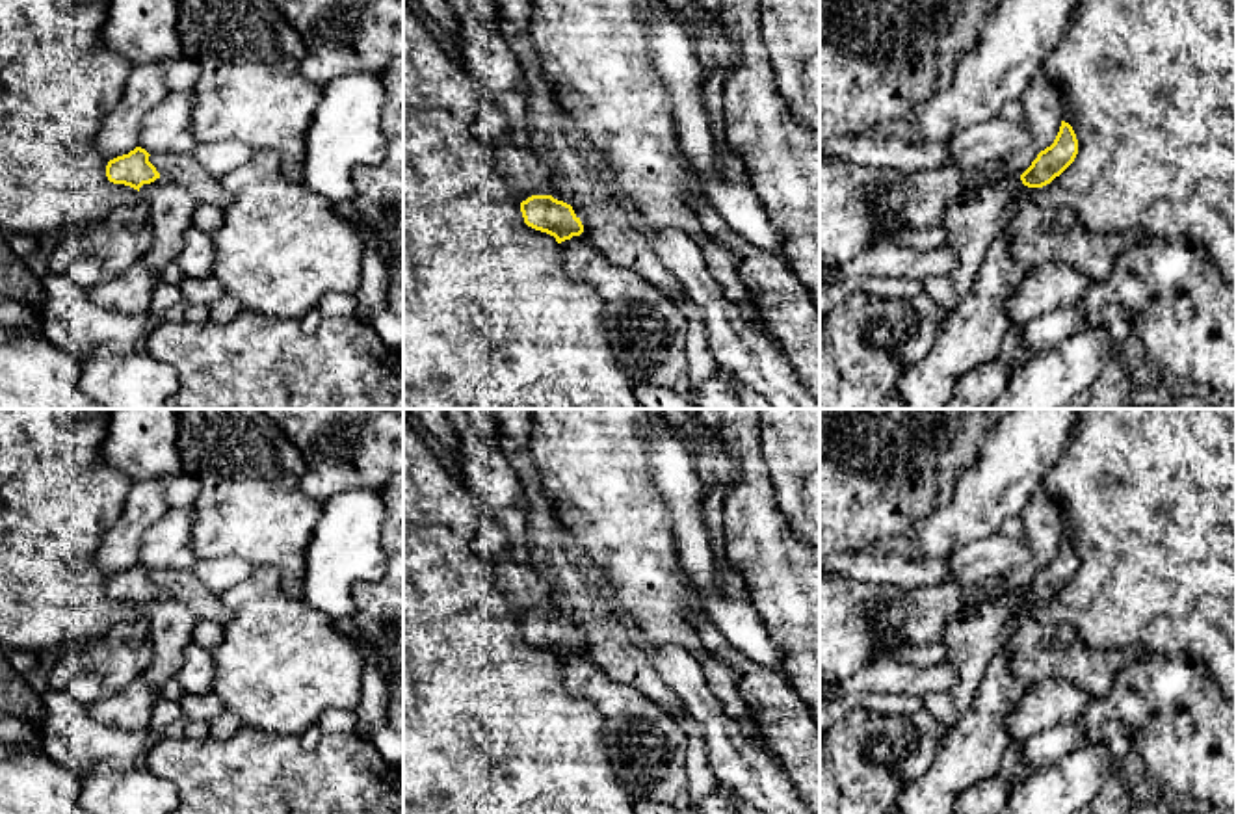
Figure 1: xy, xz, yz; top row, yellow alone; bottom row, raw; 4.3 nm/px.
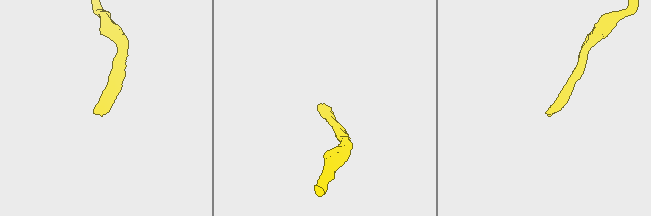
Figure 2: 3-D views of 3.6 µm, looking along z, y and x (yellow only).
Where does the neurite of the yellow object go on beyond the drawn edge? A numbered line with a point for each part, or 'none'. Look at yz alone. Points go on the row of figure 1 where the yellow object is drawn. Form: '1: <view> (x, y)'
1: yz (971, 225)

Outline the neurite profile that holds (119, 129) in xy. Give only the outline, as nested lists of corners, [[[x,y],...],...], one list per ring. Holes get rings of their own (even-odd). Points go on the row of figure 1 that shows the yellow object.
[[[164,63],[134,67],[119,104],[110,110],[95,139],[106,164],[139,147],[141,121],[169,93]]]

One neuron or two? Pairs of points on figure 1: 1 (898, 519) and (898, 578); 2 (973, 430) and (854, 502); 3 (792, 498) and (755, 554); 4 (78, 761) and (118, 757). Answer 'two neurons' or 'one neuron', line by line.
1: two neurons
2: one neuron
3: two neurons
4: one neuron

